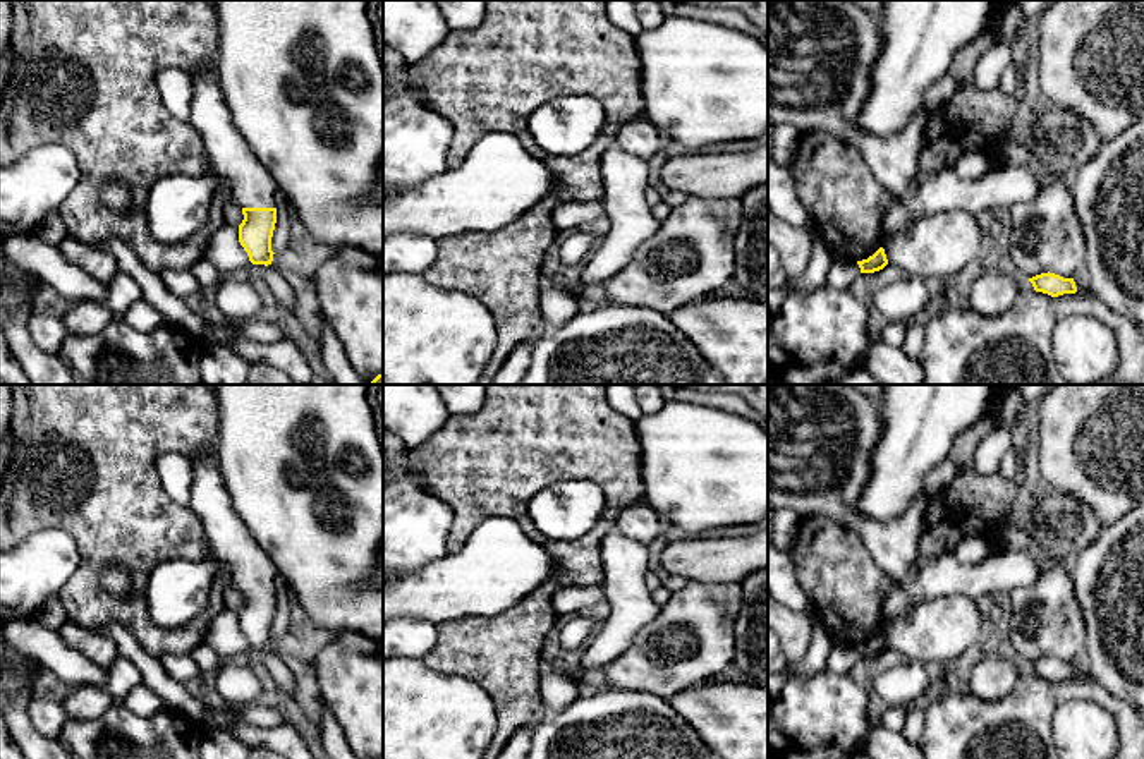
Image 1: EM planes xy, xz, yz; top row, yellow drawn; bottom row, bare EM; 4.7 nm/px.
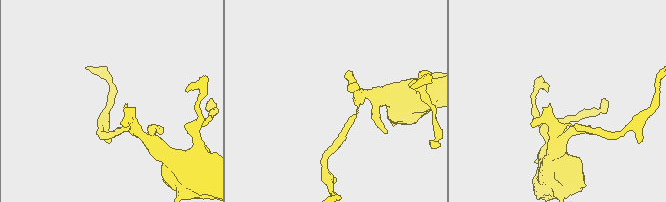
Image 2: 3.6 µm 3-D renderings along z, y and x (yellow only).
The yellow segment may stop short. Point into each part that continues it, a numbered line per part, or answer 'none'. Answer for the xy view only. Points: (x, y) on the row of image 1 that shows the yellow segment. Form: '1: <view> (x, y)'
1: xy (177, 206)

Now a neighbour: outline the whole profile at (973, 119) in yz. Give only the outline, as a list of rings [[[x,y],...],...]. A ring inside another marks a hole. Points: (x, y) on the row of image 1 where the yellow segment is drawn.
[[[989,27],[955,55],[950,74],[957,79],[957,89],[946,105],[928,115],[919,184],[933,172],[953,168],[967,151],[977,149],[989,158],[998,155],[998,143],[1012,125],[1019,98],[998,88],[981,91],[974,84],[976,64],[993,45],[995,36]]]

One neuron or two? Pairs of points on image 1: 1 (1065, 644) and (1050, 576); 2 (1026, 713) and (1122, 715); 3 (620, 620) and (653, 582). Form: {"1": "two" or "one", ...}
{"1": "one", "2": "one", "3": "two"}

